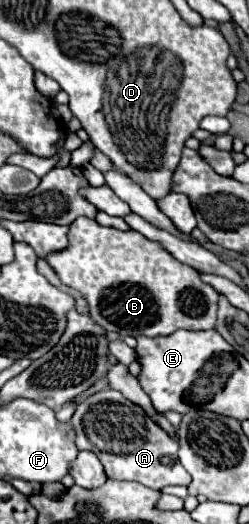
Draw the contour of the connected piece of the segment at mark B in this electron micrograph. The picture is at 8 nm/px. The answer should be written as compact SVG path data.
M77 217L69 225L69 245L63 251L49 253L45 261L59 275L61 283L85 297L89 315L105 331L115 331L121 337L157 337L177 329L215 327L219 293L197 277L199 271L173 259L157 241L141 237L135 229L119 231L97 225L95 219Z

